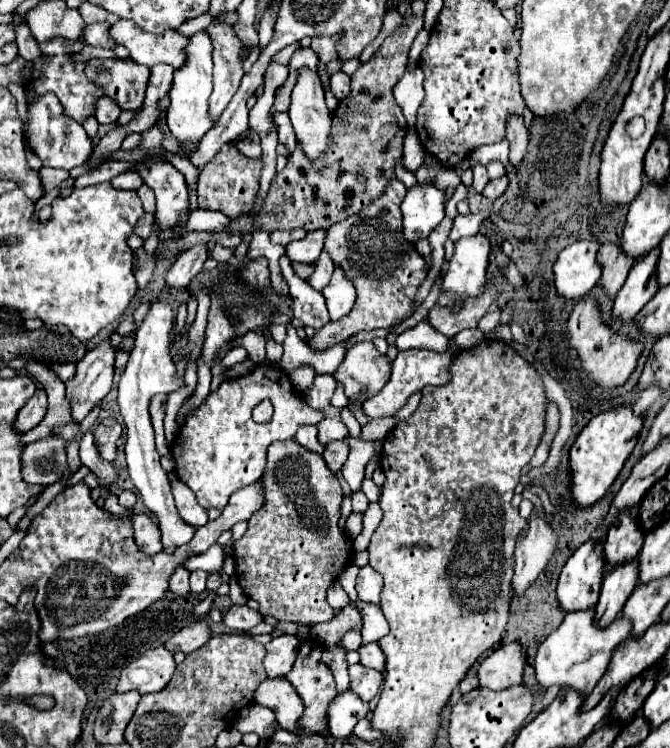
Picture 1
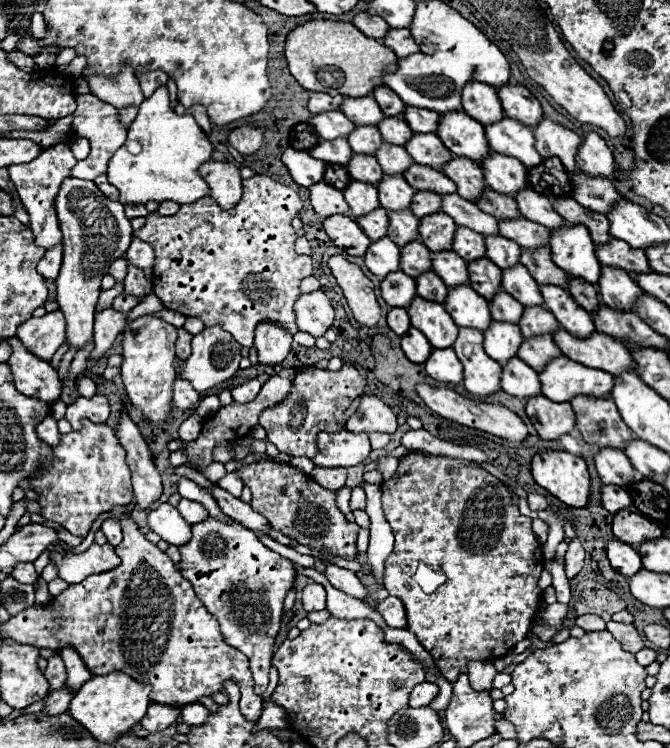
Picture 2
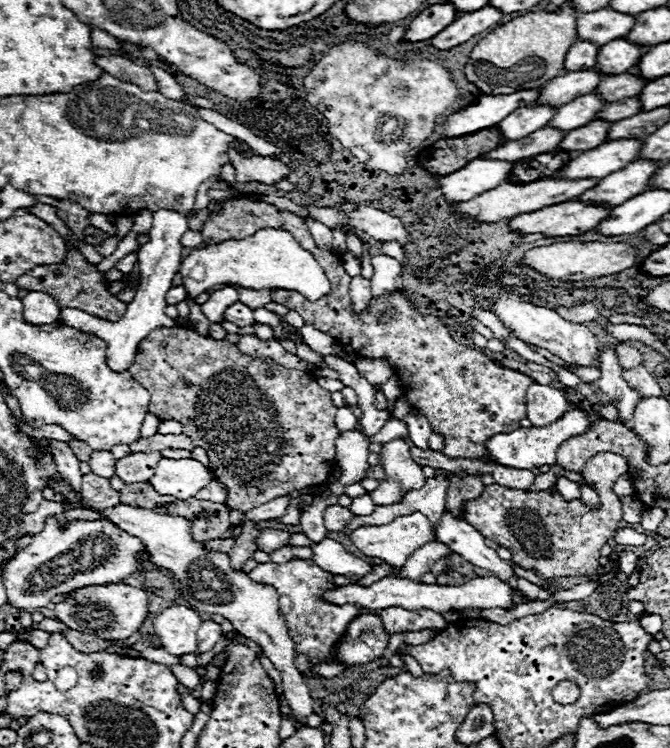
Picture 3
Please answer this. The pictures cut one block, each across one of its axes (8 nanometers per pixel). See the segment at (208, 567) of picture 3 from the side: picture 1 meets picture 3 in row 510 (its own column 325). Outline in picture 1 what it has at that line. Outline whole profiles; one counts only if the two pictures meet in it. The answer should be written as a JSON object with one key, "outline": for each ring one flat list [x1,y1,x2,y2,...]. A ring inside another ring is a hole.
{"outline":[[300,70,300,78,292,90,292,110,290,118,294,124,296,138,304,150,304,156,308,160,318,160,328,150,328,136,330,136,330,124,332,124,332,112,326,106,324,90,318,74,312,74,312,70]]}

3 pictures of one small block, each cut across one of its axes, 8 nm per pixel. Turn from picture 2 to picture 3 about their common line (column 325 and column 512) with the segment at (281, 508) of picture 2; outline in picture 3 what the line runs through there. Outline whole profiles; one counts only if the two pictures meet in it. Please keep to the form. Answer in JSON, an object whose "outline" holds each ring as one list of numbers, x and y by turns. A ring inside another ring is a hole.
{"outline":[[600,452,590,458,582,469,582,475,590,484,594,484,594,492,600,498,602,508,588,508,582,500,564,500,558,492,554,494,552,490,542,490,542,492,526,492,526,490,510,490,506,486,486,486,482,496,478,496,474,502,464,502,462,506,462,518,470,522,480,534,486,538,498,542,500,546,508,548,512,552,512,562,518,564,524,570,532,570,538,578,548,580,548,578,558,578,558,576,592,576,600,568,600,548,614,538,614,532,622,524,622,508,620,508,620,498,614,494,614,482,628,472,628,464,620,454,612,452]]}

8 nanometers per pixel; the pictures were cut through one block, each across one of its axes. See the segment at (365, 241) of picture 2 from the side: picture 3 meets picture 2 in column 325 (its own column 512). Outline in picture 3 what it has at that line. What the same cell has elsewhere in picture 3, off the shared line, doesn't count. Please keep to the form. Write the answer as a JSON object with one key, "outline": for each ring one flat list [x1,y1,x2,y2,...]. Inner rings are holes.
{"outline":[[570,200,562,206,546,206,546,210,534,210,534,214,522,214,510,220,512,230,526,234,548,234,548,236,574,236,594,230,610,210,606,206,582,206,582,202]]}

